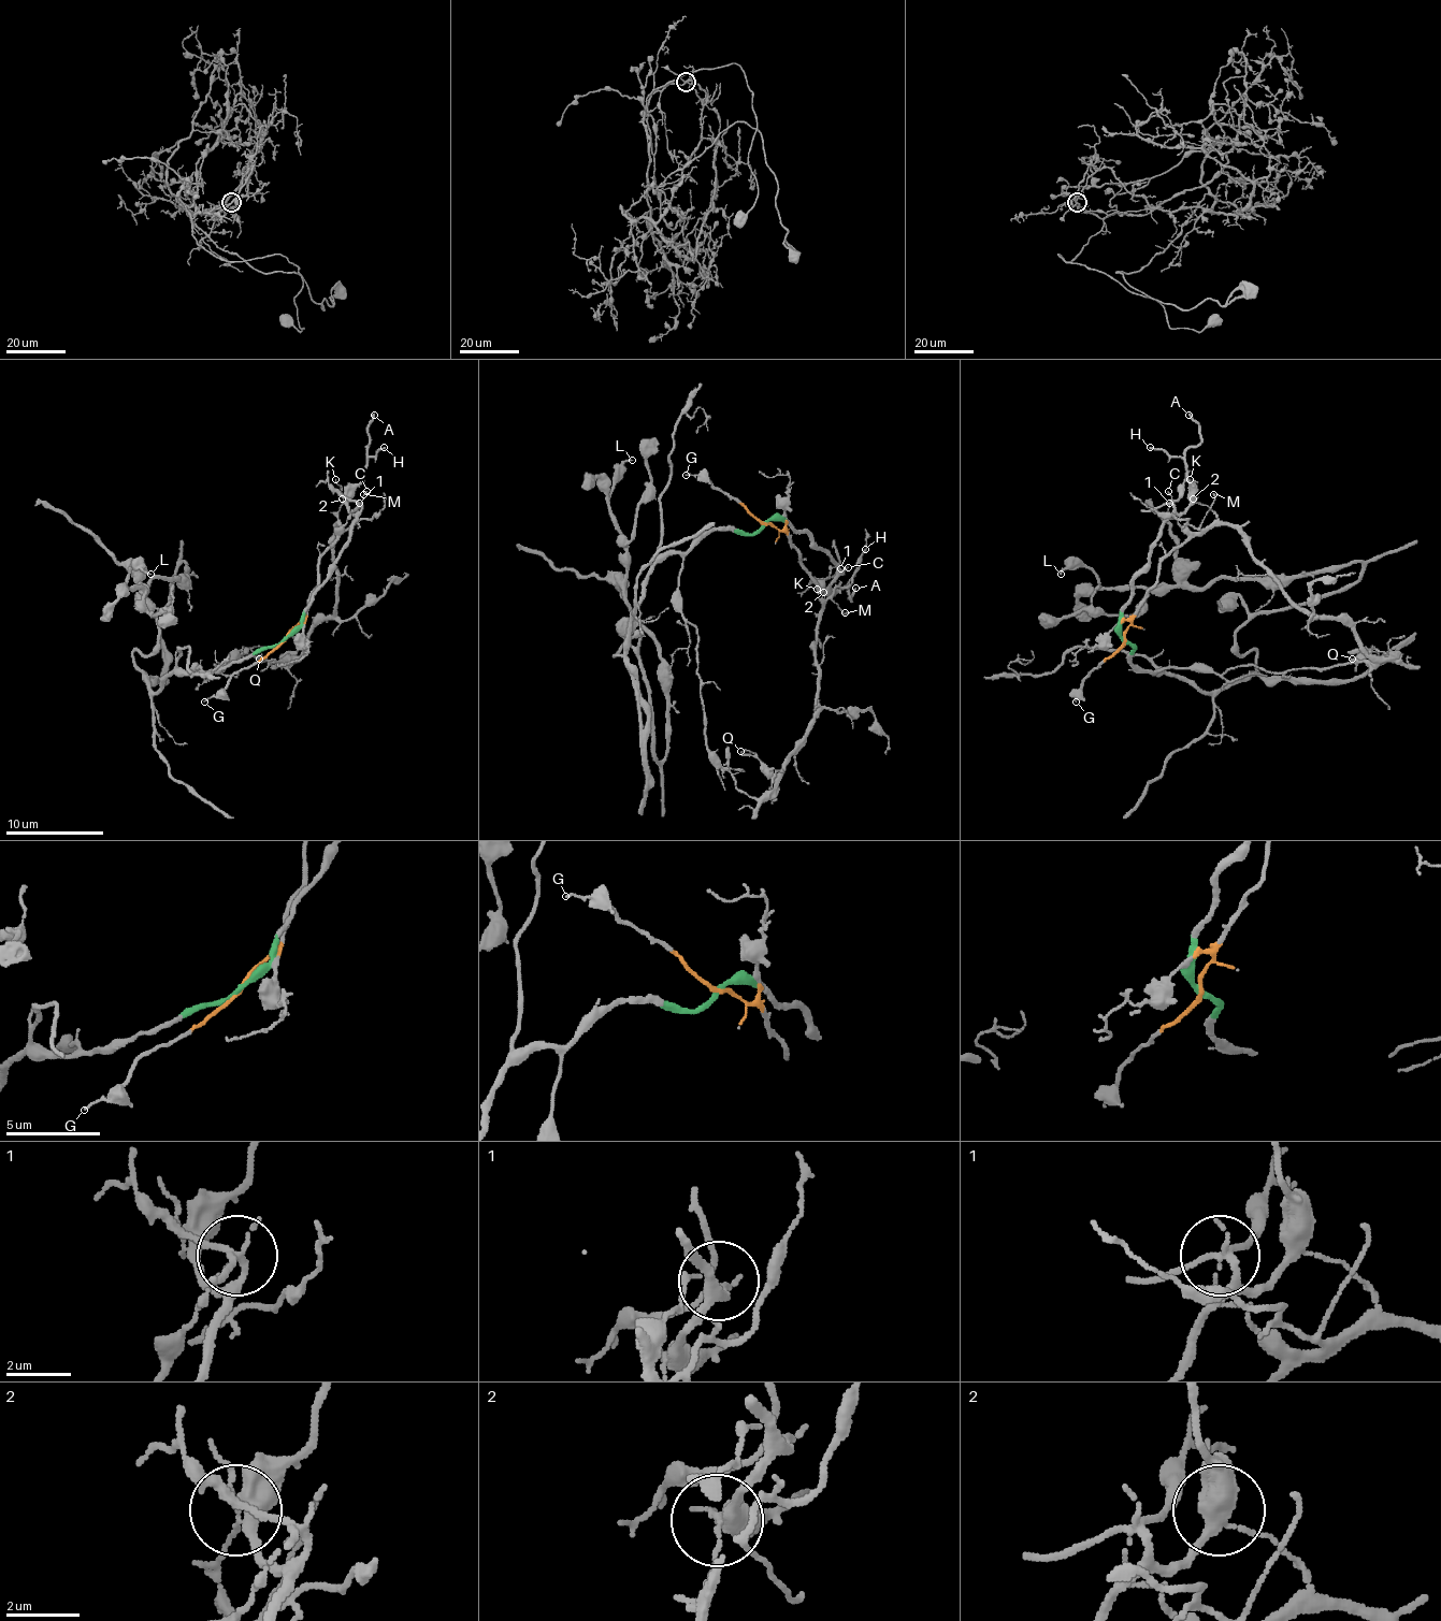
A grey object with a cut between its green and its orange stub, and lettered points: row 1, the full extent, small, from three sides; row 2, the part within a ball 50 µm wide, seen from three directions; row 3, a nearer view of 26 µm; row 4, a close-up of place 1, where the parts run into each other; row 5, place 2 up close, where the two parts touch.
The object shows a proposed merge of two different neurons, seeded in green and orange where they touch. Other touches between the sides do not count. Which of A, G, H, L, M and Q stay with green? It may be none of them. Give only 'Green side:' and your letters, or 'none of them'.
Green side: A, H, L

